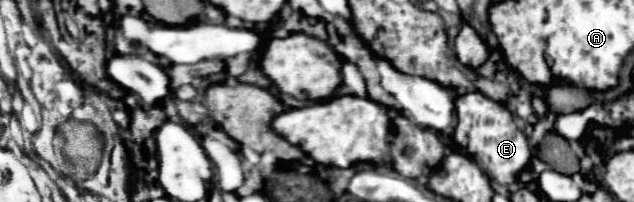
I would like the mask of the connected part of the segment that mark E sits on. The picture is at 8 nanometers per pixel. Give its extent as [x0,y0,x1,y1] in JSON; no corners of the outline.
[454,91,532,185]

